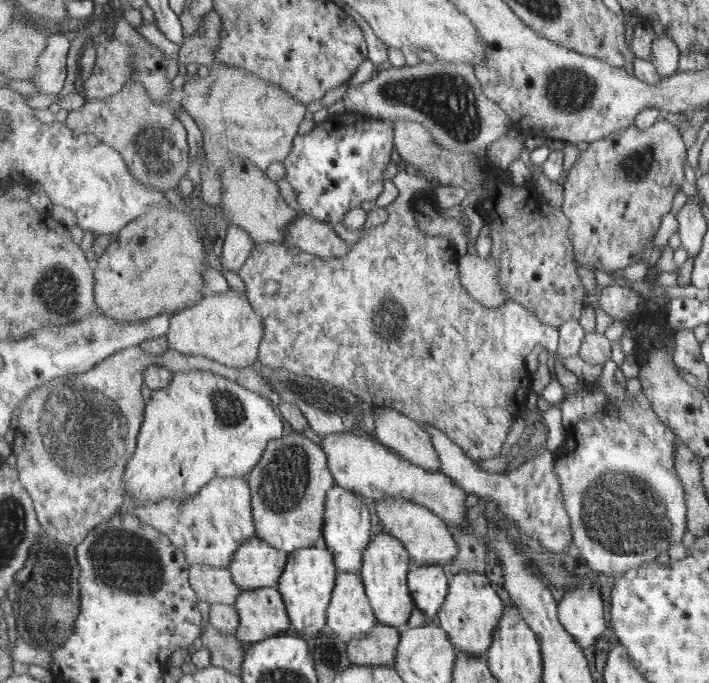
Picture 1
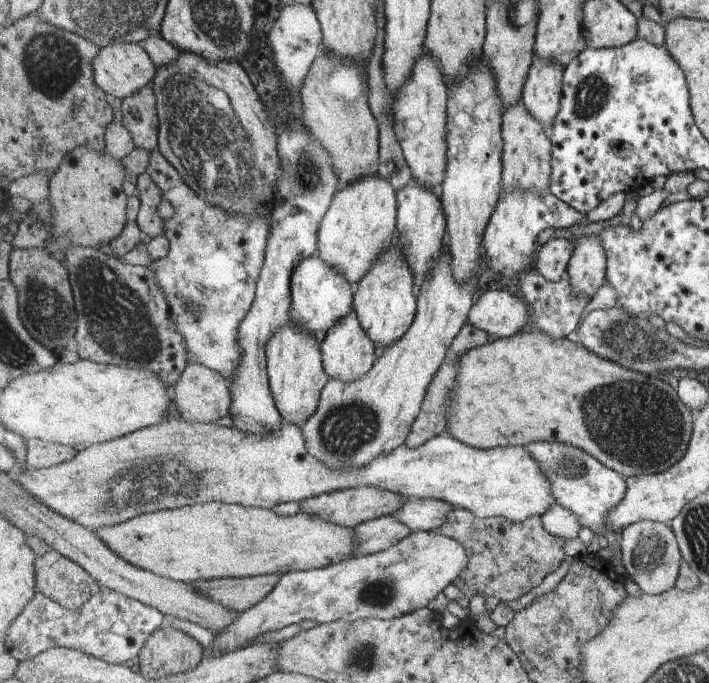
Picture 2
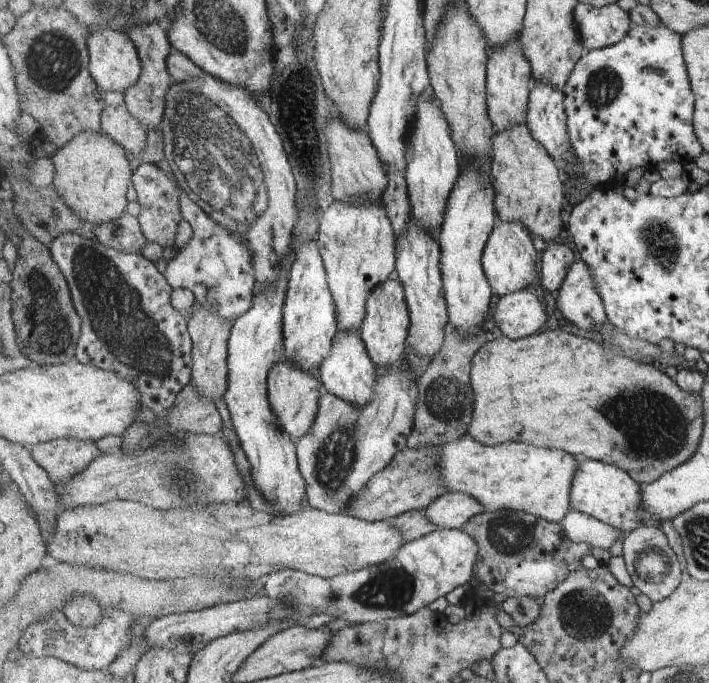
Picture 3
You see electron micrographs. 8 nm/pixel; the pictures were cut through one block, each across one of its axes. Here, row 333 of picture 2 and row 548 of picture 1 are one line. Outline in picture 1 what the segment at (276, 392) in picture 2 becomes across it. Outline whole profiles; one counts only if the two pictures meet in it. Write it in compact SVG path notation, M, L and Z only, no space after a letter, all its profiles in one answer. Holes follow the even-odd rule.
M287 431L283 437L269 441L269 446L247 481L252 488L252 506L256 534L277 549L288 554L301 548L315 547L324 536L325 503L329 491L336 485L329 458L322 445L317 445L300 432Z

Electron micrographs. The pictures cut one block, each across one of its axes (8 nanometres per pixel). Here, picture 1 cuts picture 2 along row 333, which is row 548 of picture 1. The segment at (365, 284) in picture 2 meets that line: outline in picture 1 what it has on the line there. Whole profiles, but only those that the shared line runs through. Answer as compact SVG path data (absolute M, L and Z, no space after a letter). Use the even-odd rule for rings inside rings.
M385 530L373 536L369 547L365 549L364 563L360 573L365 583L365 592L369 595L369 602L372 604L379 624L403 630L409 621L409 617L416 609L408 585L408 574L413 567L412 556L410 556L403 541Z

